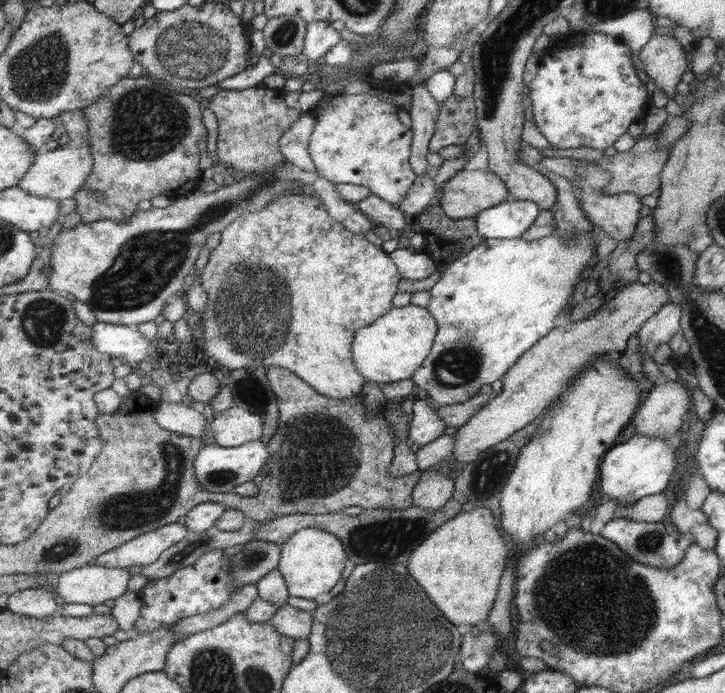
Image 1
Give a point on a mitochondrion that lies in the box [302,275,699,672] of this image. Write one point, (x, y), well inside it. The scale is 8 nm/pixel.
(633, 626)

